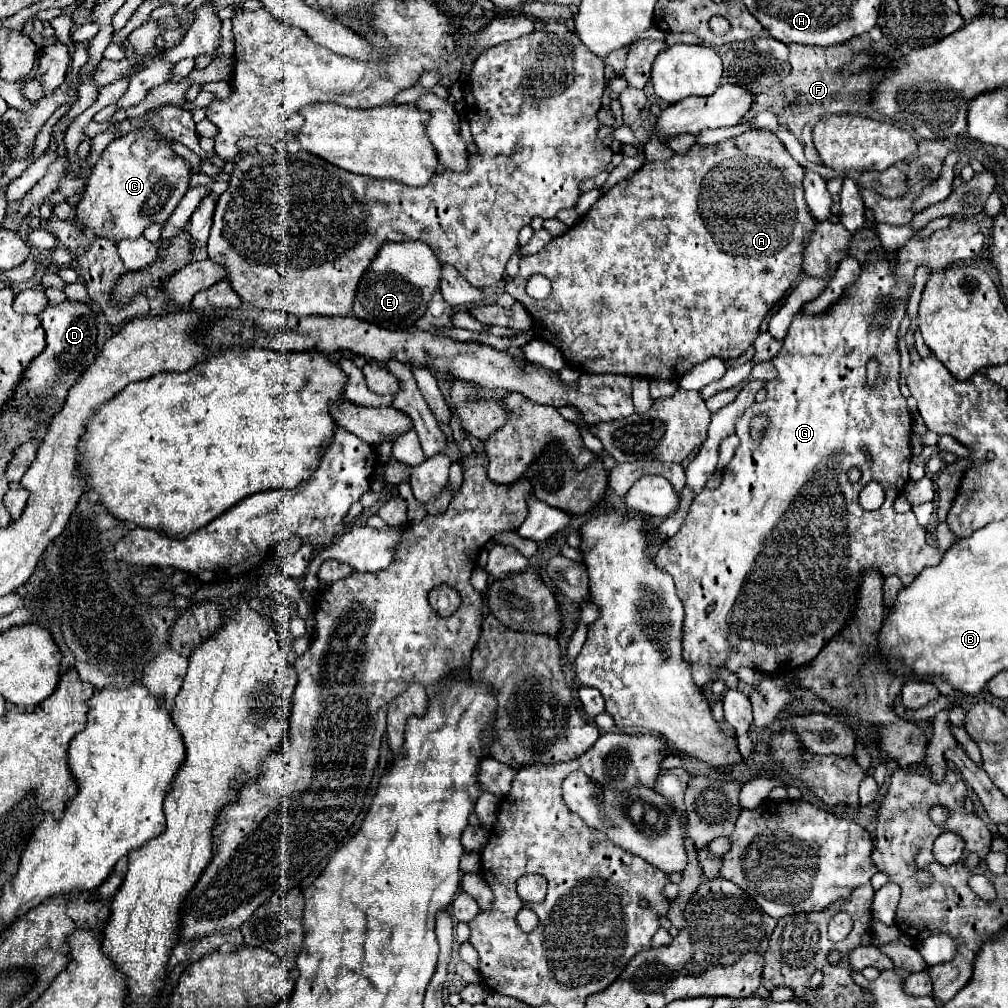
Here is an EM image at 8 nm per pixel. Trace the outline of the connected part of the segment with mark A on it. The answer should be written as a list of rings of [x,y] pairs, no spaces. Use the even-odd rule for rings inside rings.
[[[745,131],[739,137],[729,137],[715,147],[701,147],[695,143],[687,153],[673,153],[673,157],[667,161],[647,161],[631,177],[619,181],[607,193],[603,193],[589,209],[589,213],[575,223],[575,227],[569,227],[563,235],[551,239],[549,245],[539,253],[523,257],[517,277],[507,283],[505,289],[531,313],[535,337],[559,347],[567,363],[579,371],[623,373],[631,377],[677,381],[677,377],[691,371],[697,363],[705,361],[711,355],[717,355],[725,361],[735,359],[751,347],[759,333],[759,323],[773,307],[777,307],[785,299],[787,291],[793,287],[797,275],[801,273],[803,243],[811,233],[811,227],[815,227],[815,217],[811,215],[803,199],[803,173],[805,169],[791,157],[785,145],[771,131]],[[535,273],[541,273],[551,281],[551,293],[545,301],[537,301],[525,293],[527,281]]]

